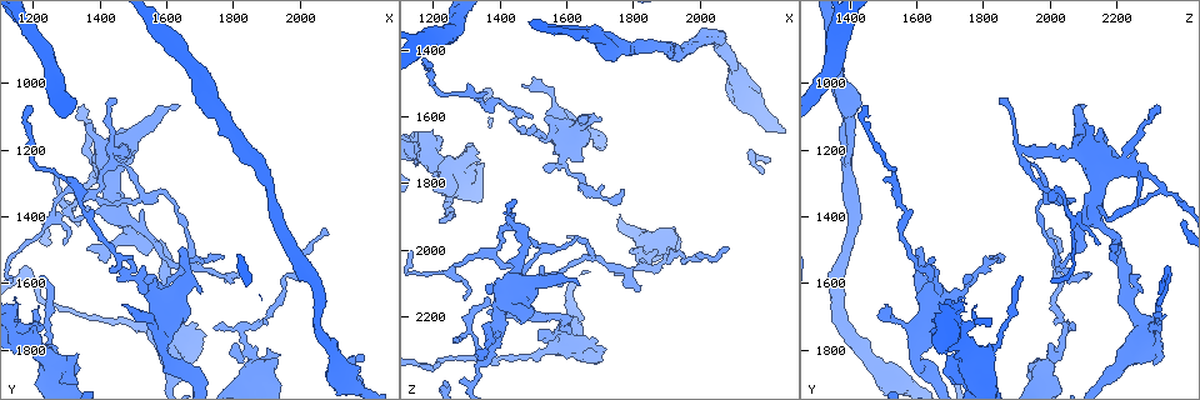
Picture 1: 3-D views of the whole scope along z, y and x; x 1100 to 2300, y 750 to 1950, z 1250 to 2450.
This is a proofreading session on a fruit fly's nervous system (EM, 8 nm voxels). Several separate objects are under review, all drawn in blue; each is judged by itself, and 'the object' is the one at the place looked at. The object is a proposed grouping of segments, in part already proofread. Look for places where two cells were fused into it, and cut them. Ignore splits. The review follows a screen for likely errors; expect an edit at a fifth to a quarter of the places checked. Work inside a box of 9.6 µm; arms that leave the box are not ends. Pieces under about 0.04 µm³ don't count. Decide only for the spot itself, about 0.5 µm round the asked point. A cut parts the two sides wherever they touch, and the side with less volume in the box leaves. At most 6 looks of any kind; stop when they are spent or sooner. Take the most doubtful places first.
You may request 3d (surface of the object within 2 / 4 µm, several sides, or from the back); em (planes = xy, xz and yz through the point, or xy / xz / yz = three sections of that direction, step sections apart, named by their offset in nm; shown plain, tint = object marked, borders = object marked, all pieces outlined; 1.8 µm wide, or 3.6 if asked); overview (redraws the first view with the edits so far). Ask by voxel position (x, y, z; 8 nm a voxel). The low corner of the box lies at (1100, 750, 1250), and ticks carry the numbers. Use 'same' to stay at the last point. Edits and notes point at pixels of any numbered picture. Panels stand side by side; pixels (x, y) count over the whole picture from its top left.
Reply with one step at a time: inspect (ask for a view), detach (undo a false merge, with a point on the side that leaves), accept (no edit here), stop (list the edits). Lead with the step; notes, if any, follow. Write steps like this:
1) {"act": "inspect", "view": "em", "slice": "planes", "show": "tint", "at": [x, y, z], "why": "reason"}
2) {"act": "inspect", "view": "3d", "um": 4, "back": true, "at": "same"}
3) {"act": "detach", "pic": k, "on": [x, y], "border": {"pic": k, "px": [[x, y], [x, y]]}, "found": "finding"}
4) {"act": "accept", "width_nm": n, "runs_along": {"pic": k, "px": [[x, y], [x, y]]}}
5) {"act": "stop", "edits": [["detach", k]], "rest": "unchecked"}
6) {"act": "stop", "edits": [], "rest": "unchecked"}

{"act": "inspect", "view": "3d", "um": 4, "at": [1440, 1230, 1930], "why": "abrupt turn"}

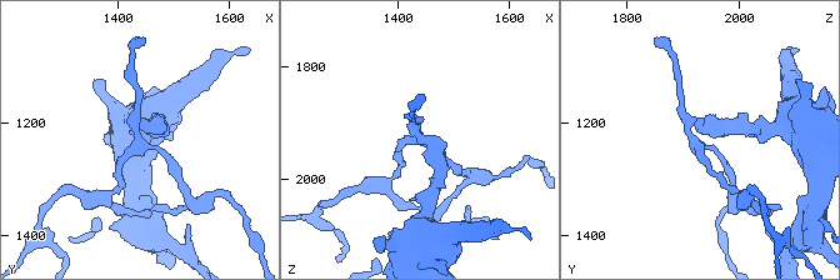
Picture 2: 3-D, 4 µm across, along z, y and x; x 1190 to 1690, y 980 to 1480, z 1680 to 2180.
{"act": "inspect", "view": "em", "slice": "planes", "show": "tint", "at": [1445, 1220, 1920], "why": "need the tissue"}

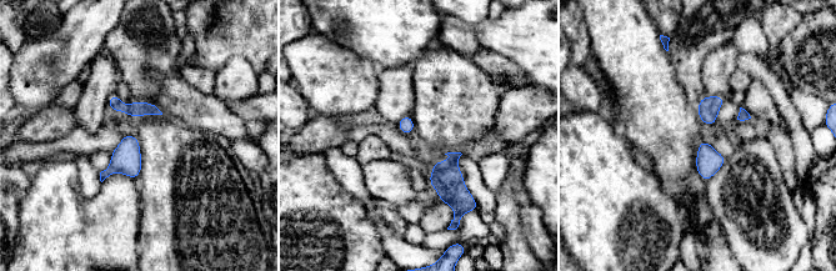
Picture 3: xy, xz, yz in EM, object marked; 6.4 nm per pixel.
{"act": "accept", "width_nm": 100, "found": "one cell here"}

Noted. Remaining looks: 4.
{"act": "inspect", "view": "3d", "um": 4, "back": true, "at": [2100, 1860, 1480], "why": "calibre changes"}

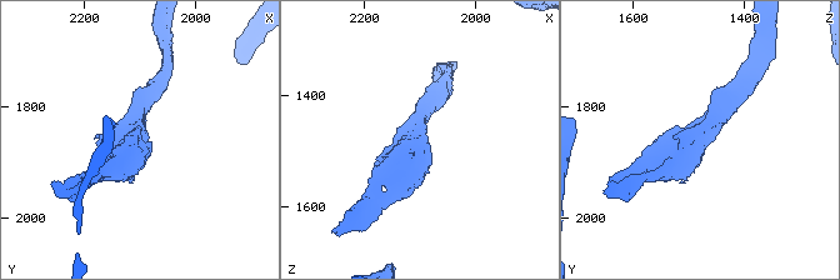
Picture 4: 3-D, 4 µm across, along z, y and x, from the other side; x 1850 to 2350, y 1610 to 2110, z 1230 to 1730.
{"act": "inspect", "view": "em", "um": 3.6, "slice": "xz", "step": 8, "show": "tint", "at": [2100, 1850, 1475], "arm_widths_nm": [280, 360], "why": "need the tissue"}

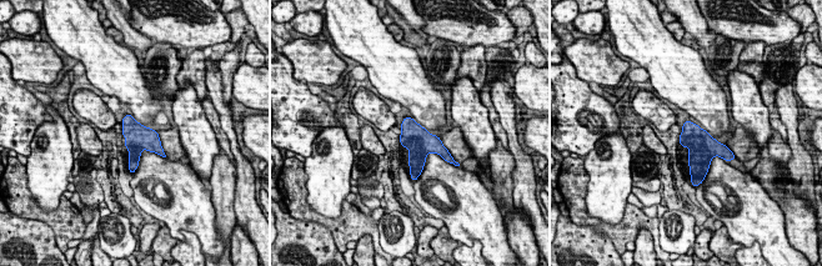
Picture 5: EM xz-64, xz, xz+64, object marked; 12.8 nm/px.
{"act": "inspect", "view": "em", "um": 3.6, "slice": "planes", "show": "borders", "at": "same", "why": "another direction"}

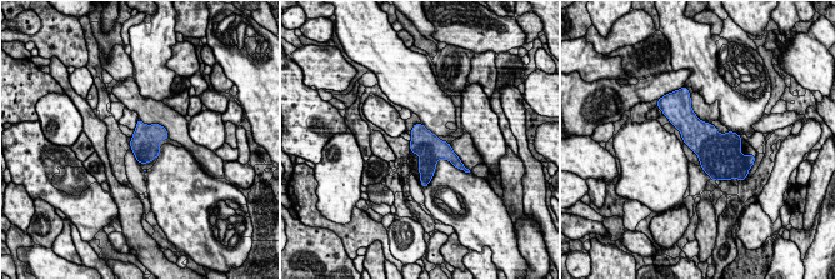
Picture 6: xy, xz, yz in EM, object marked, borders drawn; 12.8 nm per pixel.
{"act": "accept", "found": "all the same cell"}

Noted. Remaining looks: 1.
{"act": "stop", "edits": [], "rest": "unchecked"}

